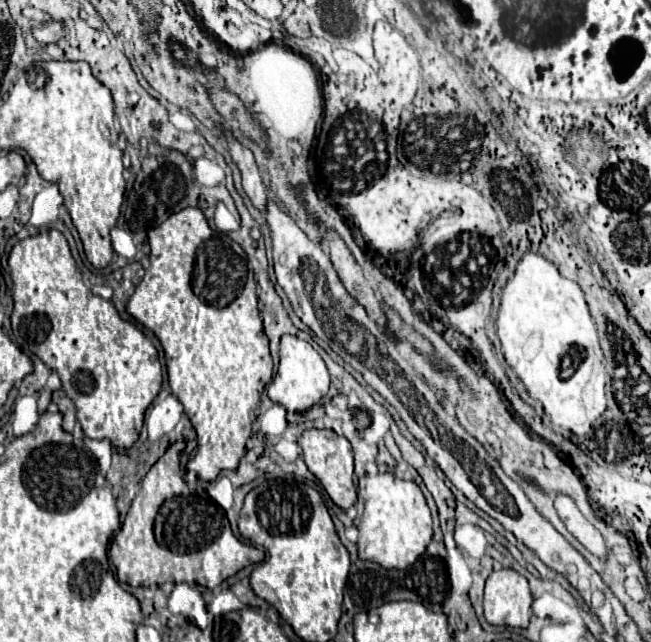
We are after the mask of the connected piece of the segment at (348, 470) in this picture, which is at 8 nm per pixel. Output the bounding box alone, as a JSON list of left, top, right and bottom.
[298,429,356,511]

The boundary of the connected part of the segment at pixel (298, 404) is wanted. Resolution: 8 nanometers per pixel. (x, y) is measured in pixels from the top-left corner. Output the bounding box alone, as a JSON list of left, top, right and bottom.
[268,335,330,413]

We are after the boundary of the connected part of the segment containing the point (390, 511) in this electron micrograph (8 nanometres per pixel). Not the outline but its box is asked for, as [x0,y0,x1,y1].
[358,473,432,569]

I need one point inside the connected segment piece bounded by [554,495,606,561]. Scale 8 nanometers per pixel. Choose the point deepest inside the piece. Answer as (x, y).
(583, 530)

